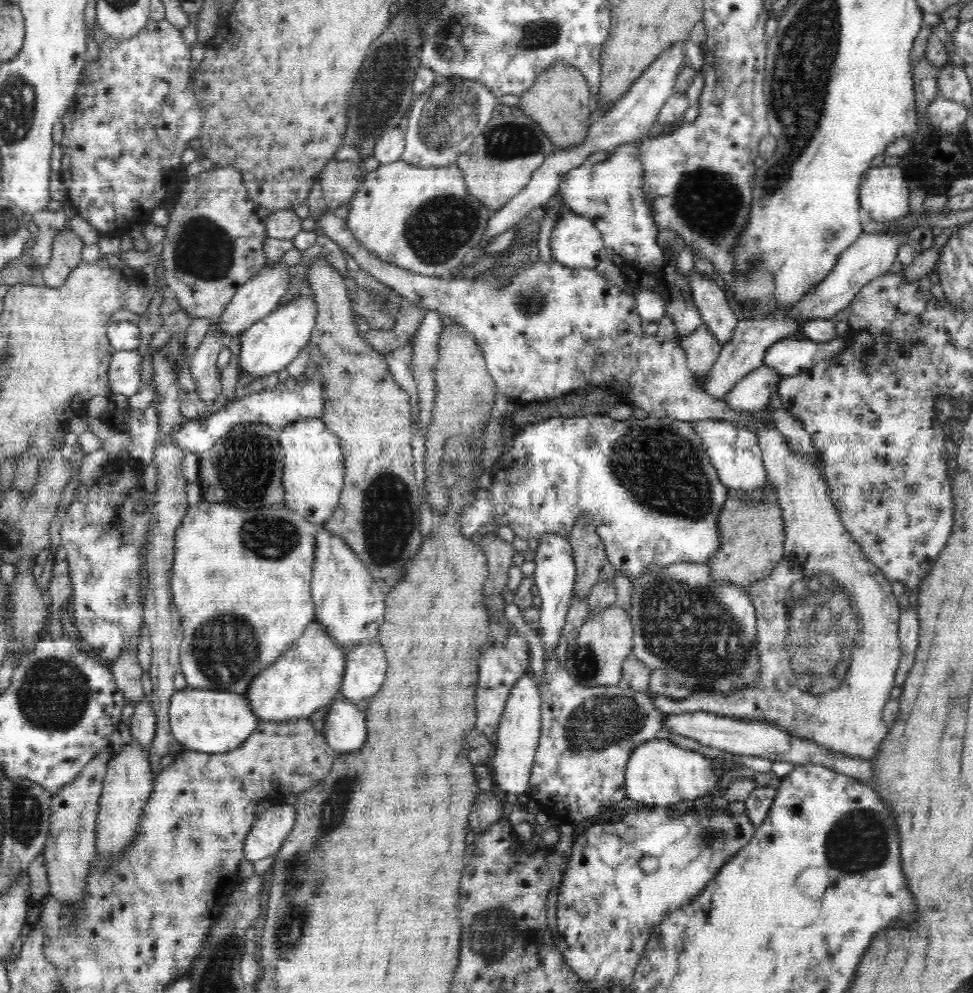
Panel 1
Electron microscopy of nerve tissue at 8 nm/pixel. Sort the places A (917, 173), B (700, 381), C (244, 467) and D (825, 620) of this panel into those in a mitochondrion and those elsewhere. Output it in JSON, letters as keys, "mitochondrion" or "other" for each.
{"A":"other","B":"other","C":"mitochondrion","D":"mitochondrion"}

